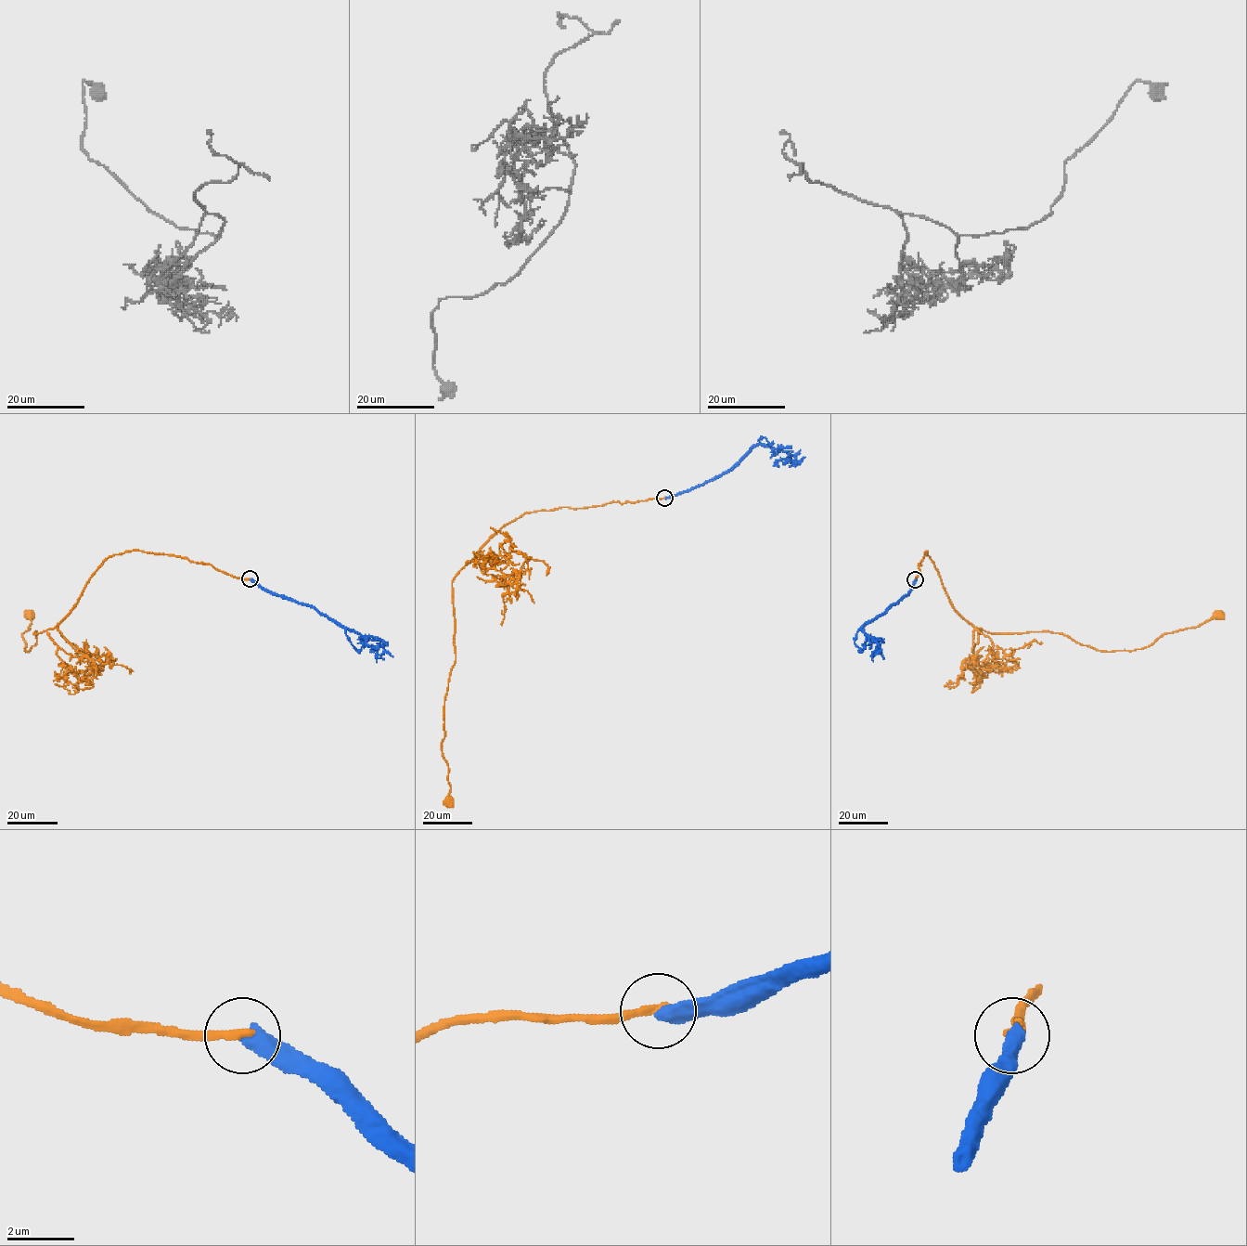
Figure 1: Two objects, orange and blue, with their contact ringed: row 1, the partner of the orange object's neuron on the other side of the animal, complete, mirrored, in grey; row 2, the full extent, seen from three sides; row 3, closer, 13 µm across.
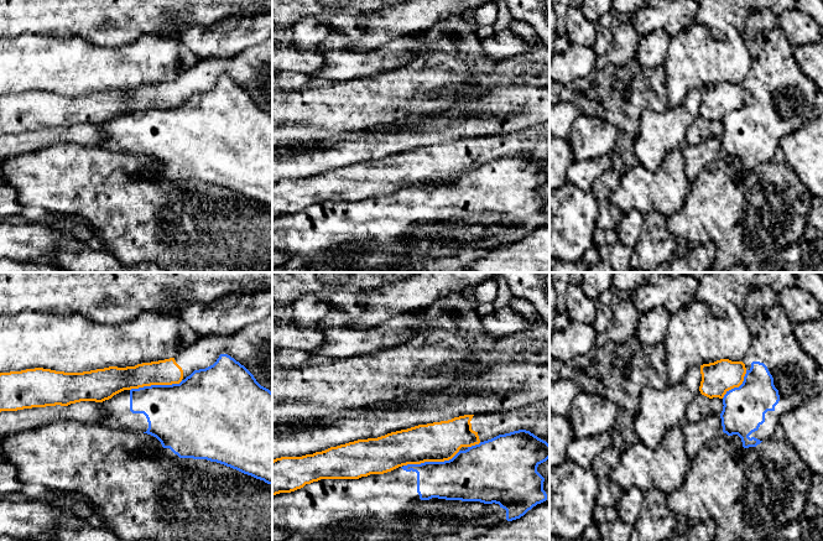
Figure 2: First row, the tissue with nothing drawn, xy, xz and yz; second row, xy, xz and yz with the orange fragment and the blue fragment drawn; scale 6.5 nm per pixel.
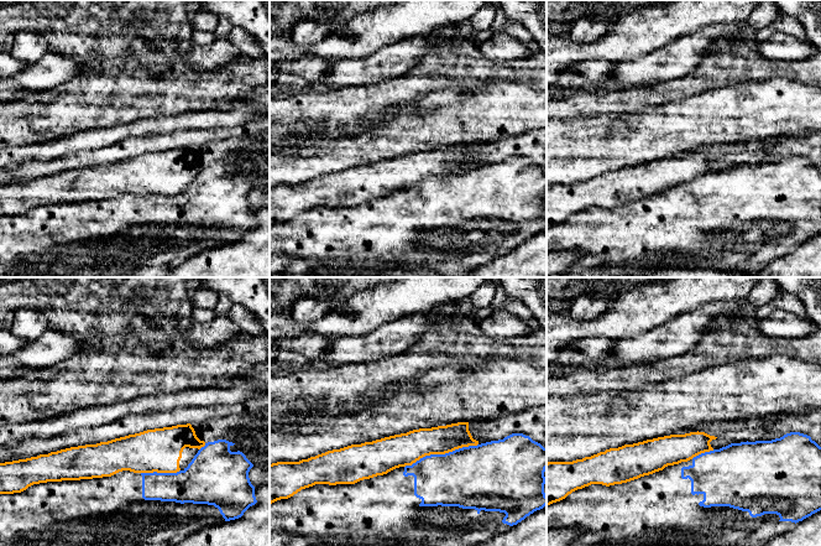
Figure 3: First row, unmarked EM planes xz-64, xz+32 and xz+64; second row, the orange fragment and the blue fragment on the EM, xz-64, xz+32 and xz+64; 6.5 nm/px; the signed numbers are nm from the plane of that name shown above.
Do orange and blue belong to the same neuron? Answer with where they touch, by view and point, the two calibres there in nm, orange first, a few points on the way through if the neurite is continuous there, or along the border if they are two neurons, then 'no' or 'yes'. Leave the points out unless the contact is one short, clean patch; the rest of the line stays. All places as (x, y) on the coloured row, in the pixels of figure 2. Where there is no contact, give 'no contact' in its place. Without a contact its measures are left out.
contact xz (431, 461); calibres 260 and 300 nm; no

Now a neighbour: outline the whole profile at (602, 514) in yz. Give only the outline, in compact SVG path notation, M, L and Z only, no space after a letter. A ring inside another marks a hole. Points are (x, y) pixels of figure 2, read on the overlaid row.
M597 505L594 509L594 522L600 524L600 522L614 522L619 520L619 514L616 508L603 508Z

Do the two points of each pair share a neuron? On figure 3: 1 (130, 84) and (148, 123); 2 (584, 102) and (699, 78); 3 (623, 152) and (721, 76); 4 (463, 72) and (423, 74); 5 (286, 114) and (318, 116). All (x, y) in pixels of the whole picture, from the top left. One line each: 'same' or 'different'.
1: different
2: same
3: different
4: same
5: same

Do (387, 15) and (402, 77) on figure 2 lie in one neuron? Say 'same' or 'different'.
different

